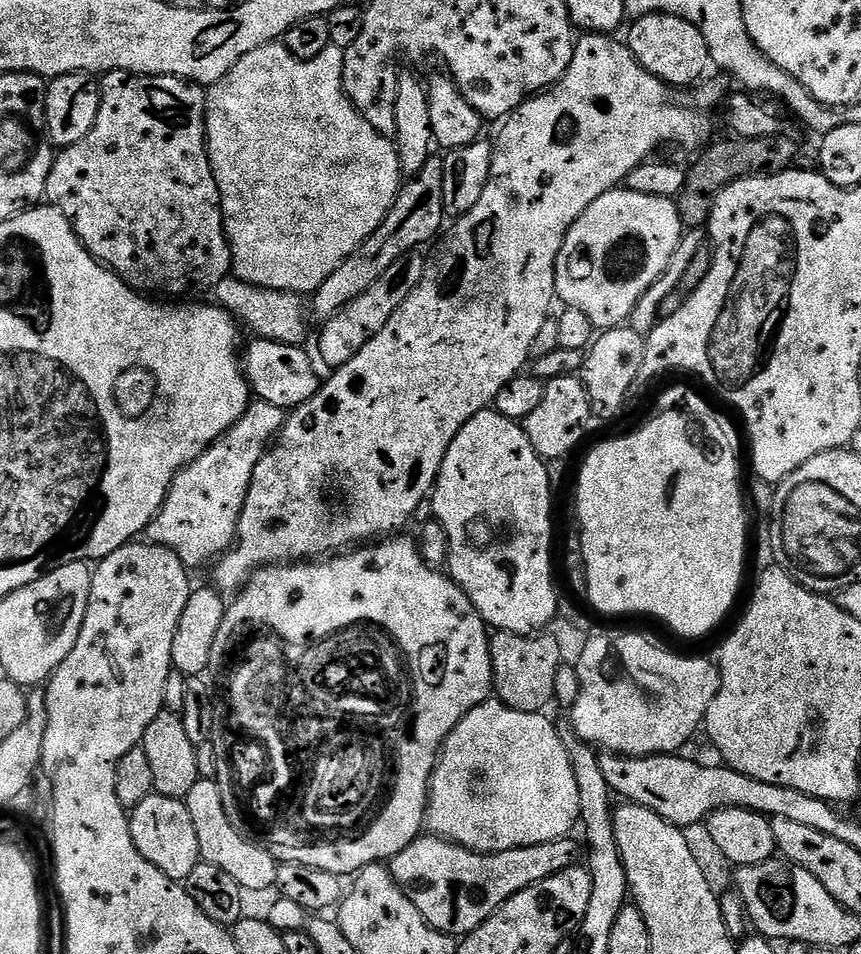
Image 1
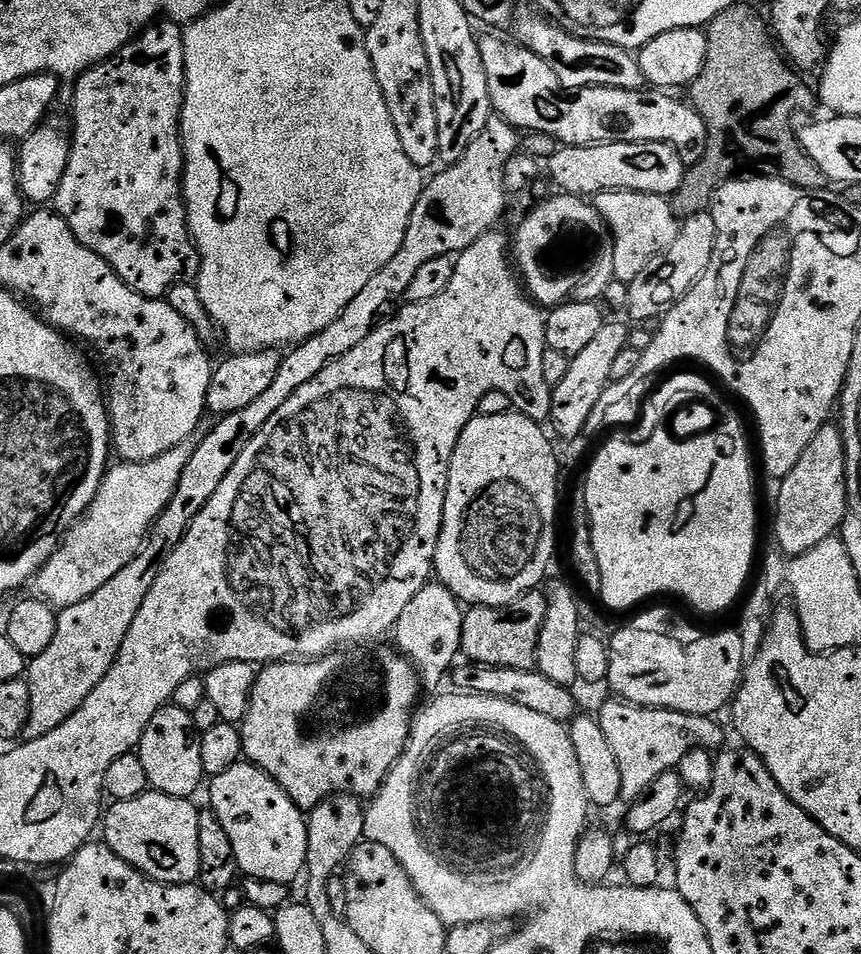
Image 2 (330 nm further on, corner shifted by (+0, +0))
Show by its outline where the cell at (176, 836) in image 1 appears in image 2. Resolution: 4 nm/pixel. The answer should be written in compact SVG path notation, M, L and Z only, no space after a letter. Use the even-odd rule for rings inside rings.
M155 790L143 792L138 798L118 800L111 805L112 809L105 811L102 816L103 843L109 850L118 854L131 868L138 869L143 876L150 877L163 884L190 884L199 877L198 866L198 826L200 825L199 807L192 805L191 799L183 796L171 796Z

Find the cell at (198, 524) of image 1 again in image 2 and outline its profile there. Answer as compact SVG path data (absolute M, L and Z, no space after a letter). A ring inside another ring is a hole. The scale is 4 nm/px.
M185 442L166 450L164 454L158 454L158 458L150 458L141 464L113 463L104 473L104 480L100 484L92 505L64 533L60 547L36 573L34 577L35 595L51 604L53 609L59 610L74 606L74 602L82 602L82 598L90 598L94 590L106 586L106 582L110 582L110 578L114 578L114 574L118 574L118 570L122 570L126 562L133 560L140 547L144 545L144 538L152 529L152 523L160 517L162 510L166 510L178 486L178 478L182 478L182 470L186 470L186 462L190 462L192 450L193 445Z

